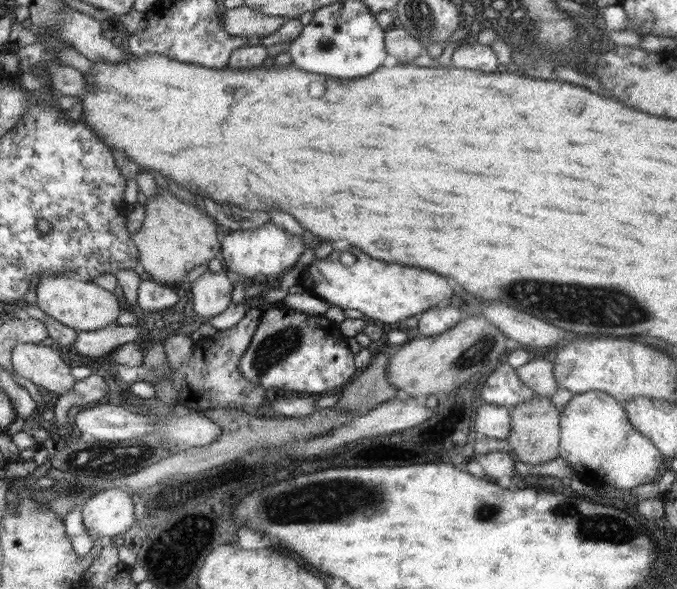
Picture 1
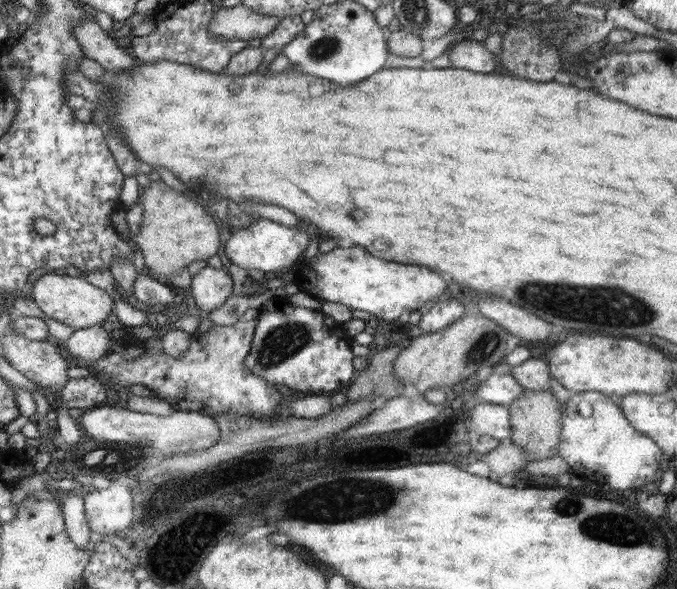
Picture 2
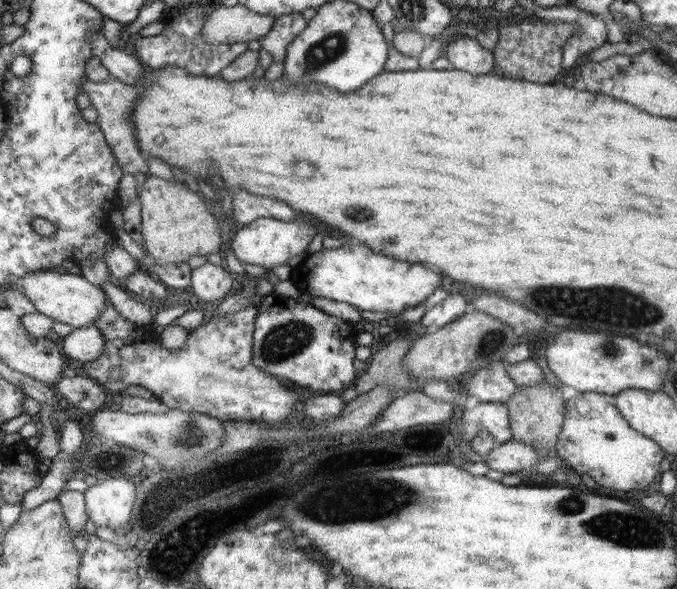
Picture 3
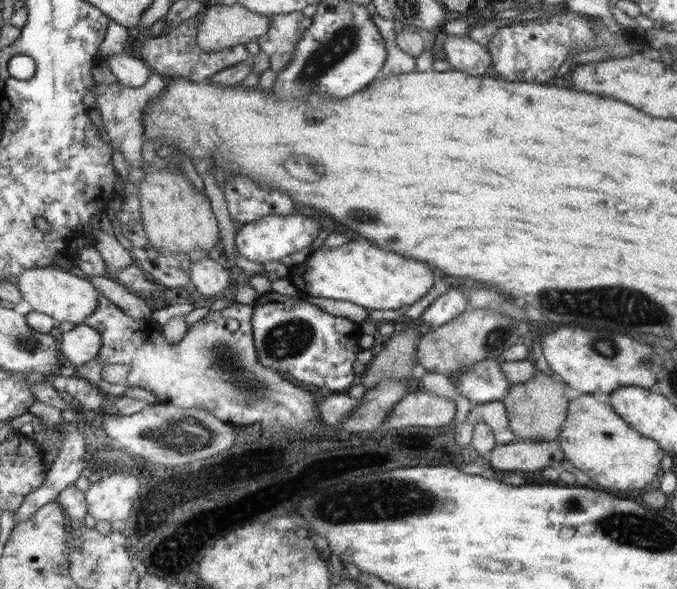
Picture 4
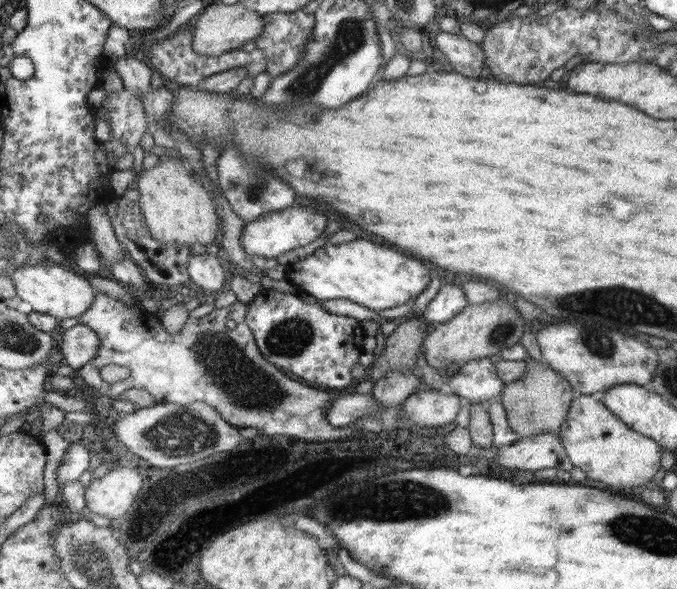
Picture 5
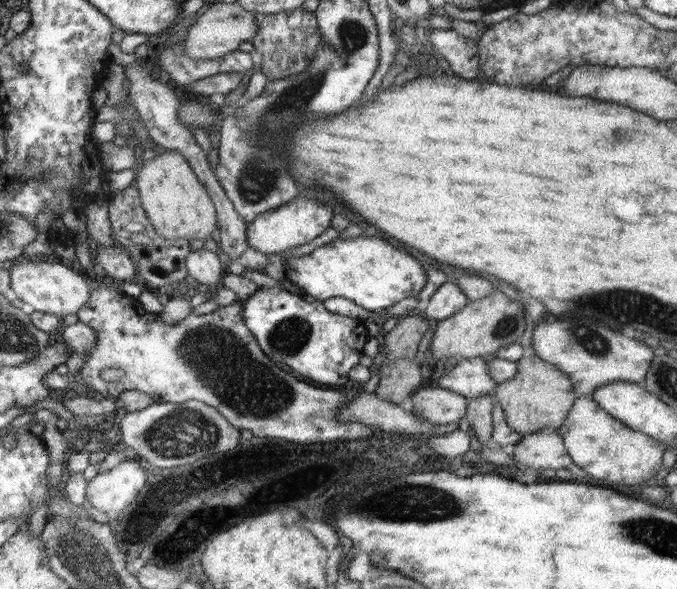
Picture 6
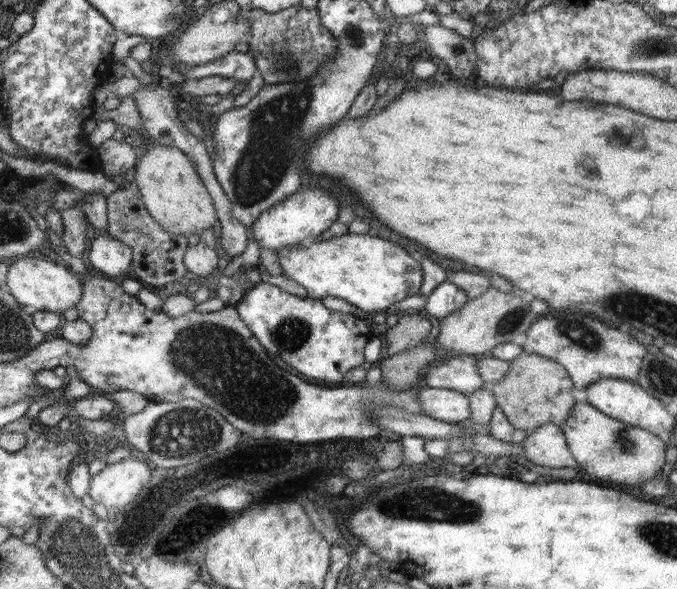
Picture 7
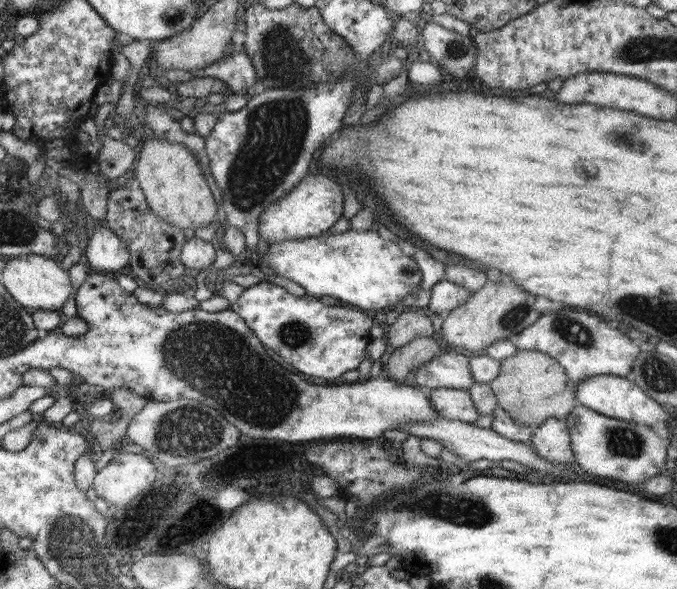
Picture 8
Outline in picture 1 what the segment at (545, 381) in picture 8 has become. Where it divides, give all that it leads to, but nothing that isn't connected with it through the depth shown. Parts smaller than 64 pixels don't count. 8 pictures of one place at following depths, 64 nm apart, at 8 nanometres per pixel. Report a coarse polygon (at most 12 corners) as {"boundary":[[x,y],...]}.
{"boundary":[[550,397],[509,409],[506,441],[519,463],[559,456],[560,410]]}

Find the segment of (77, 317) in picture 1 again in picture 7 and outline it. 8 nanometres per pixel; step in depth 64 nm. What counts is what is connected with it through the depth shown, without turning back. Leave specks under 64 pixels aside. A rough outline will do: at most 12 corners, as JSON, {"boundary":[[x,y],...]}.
{"boundary":[[20,258],[4,284],[20,305],[77,307],[83,281],[57,262]]}

